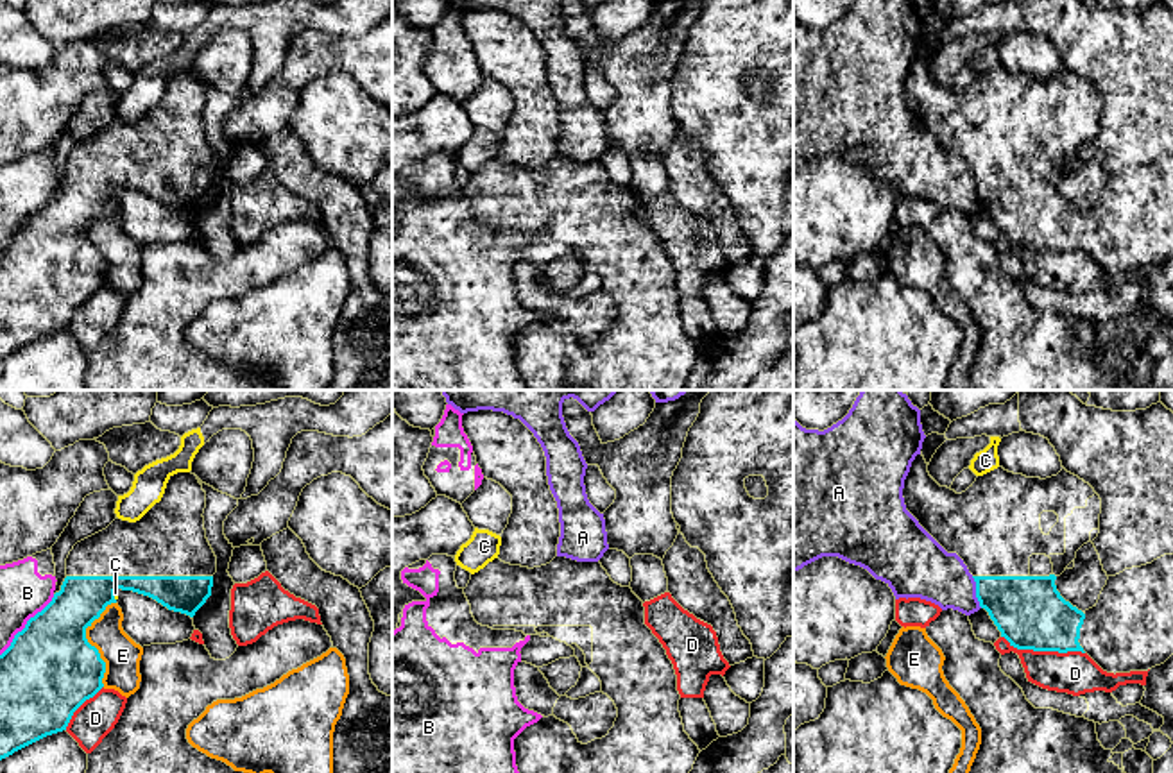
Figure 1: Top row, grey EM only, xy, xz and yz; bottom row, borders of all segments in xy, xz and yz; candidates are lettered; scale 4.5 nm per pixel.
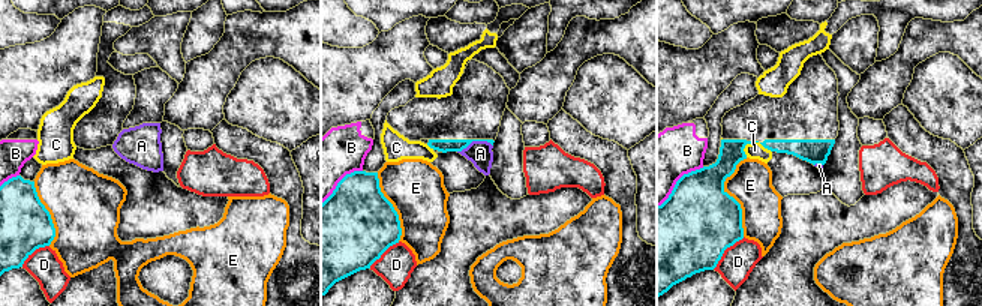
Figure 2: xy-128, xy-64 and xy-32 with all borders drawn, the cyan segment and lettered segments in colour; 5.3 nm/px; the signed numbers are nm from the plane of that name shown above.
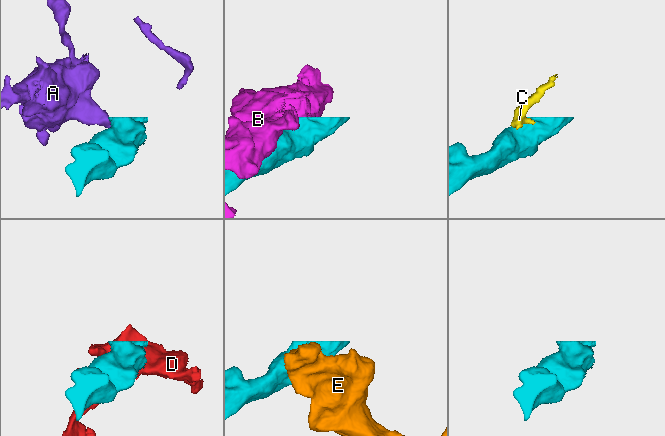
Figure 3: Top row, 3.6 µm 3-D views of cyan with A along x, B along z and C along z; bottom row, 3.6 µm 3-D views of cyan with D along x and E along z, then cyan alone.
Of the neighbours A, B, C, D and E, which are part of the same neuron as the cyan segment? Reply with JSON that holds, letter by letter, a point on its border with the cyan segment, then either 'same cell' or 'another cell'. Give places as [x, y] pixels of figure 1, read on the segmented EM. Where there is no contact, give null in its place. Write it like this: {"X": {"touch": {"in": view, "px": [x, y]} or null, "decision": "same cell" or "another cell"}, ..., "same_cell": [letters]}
{"A": {"touch": {"in": "yz", "px": [976, 593]}, "decision": "another cell"}, "B": {"touch": {"in": "xy", "px": [25, 625]}, "decision": "another cell"}, "C": {"touch": {"in": "xy", "px": [113, 596]}, "decision": "another cell"}, "D": {"touch": {"in": "yz", "px": [1043, 650]}, "decision": "another cell"}, "E": {"touch": {"in": "xy", "px": [88, 643]}, "decision": "another cell"}, "same_cell": []}

